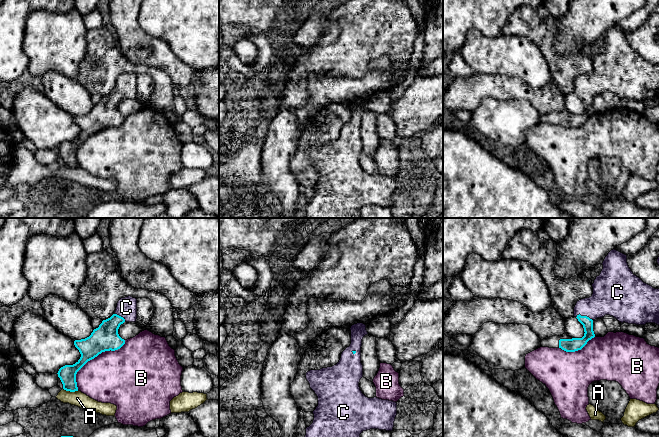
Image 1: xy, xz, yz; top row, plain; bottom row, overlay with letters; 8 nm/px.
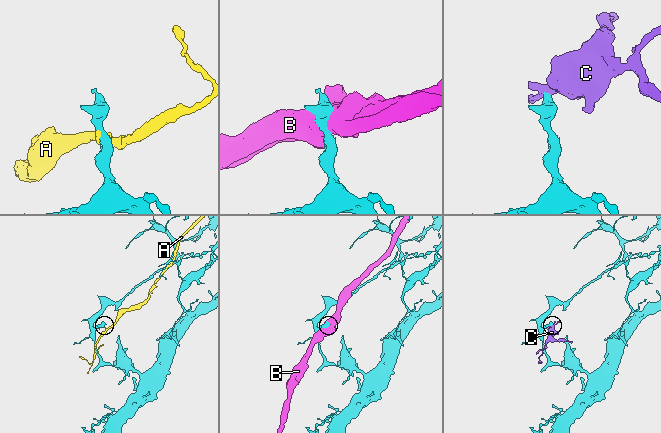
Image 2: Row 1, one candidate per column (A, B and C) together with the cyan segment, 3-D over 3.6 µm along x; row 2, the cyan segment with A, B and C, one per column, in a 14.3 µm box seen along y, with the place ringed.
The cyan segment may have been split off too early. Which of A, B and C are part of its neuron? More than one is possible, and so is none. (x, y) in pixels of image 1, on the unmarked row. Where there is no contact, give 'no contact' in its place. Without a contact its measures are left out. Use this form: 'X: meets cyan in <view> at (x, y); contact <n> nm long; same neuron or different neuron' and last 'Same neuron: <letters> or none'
A: meets cyan in xy at (71, 167); contact 130 nm long; different neuron
B: meets cyan in xy at (93, 134); contact 550 nm long; different neuron
C: meets cyan in yz at (584, 92); contact 140 nm long; same neuron
Same neuron: C

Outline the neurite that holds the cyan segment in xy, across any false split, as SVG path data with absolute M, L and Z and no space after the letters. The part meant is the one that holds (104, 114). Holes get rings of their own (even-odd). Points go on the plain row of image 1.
M131 72L121 74L115 89L108 95L103 96L98 104L94 105L91 111L85 115L75 116L74 121L79 126L81 133L73 141L65 141L58 147L63 165L70 168L78 167L76 150L90 136L105 127L120 125L125 116L118 110L121 100L136 98L137 75Z

